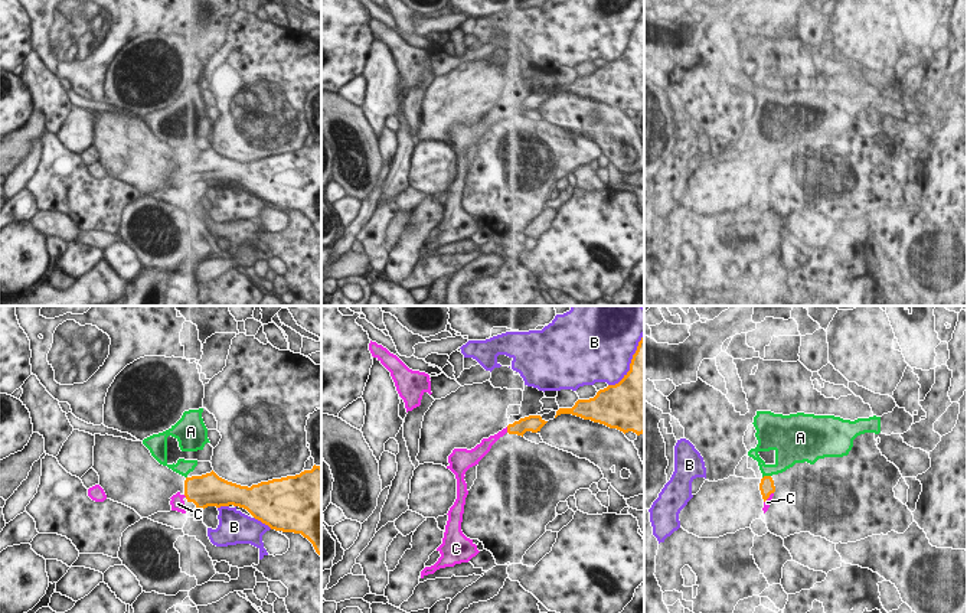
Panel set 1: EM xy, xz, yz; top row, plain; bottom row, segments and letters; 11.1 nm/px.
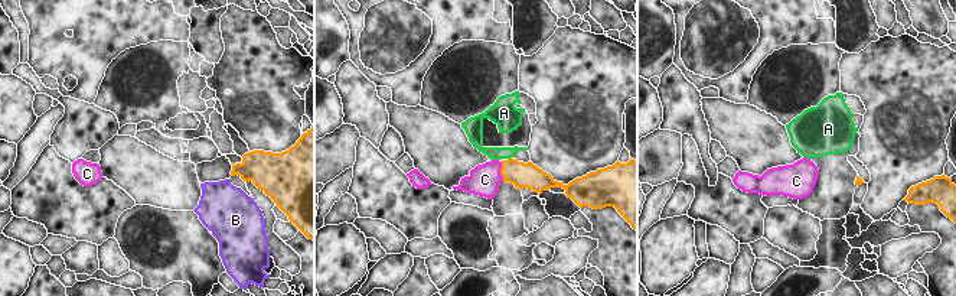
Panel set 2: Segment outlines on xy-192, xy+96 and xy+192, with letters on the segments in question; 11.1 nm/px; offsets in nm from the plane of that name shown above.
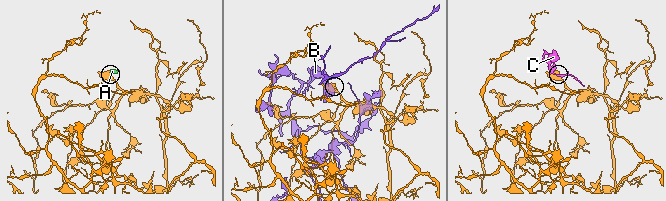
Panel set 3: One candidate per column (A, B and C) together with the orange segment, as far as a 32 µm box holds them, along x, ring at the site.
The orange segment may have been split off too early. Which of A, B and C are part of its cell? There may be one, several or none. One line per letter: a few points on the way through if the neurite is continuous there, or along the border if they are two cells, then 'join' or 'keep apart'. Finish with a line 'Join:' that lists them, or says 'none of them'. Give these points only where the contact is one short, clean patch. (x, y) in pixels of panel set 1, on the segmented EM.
A: keep apart
B: keep apart
C: across xz (525, 424), (507, 430), (489, 442) | join
Join: C

